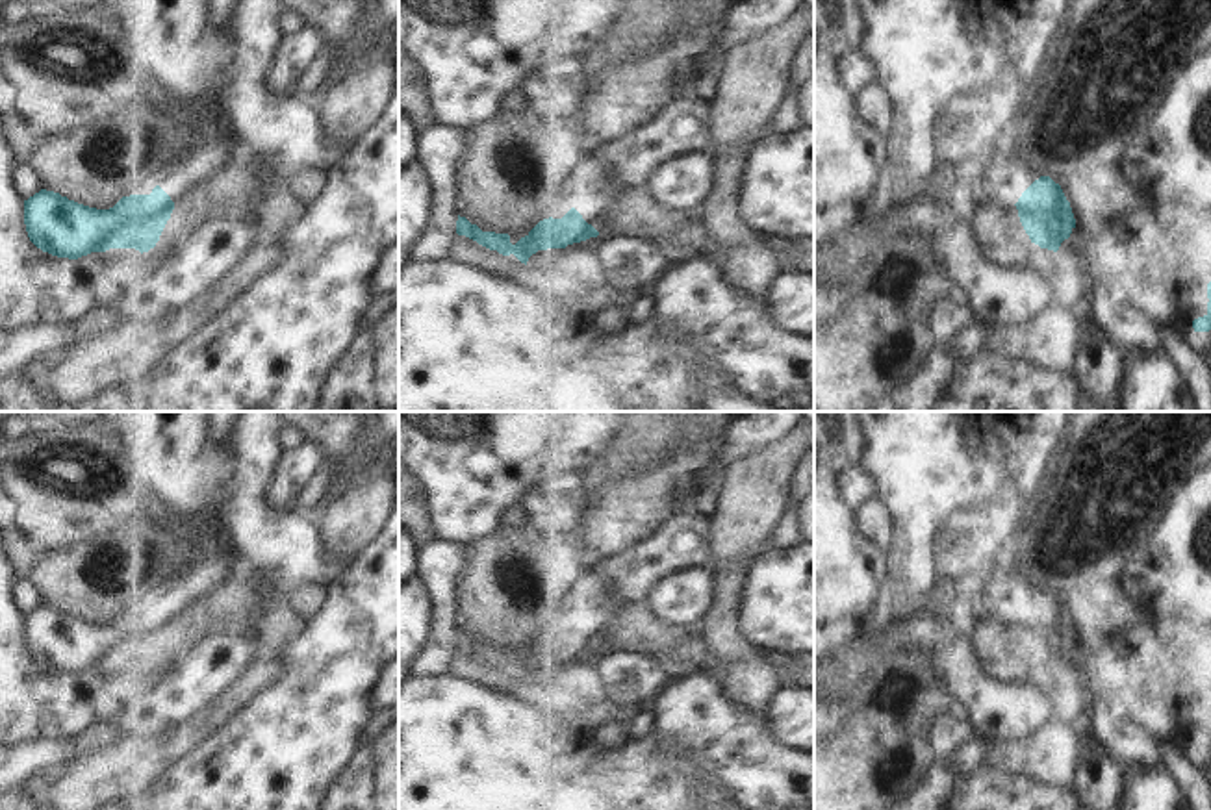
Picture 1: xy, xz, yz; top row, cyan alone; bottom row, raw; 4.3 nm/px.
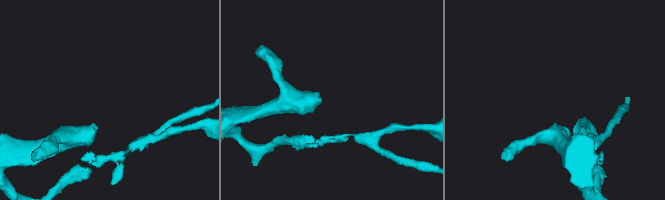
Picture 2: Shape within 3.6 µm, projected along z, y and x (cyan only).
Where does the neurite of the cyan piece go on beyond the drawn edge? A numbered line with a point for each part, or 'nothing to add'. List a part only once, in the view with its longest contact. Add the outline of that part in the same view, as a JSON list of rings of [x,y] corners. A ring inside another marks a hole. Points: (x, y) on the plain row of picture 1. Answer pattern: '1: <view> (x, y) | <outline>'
1: xz (596, 599) | [[[592,569],[575,588],[569,606],[573,623],[599,647],[599,638],[610,619],[621,608],[631,608],[631,602],[618,591],[610,576]]]

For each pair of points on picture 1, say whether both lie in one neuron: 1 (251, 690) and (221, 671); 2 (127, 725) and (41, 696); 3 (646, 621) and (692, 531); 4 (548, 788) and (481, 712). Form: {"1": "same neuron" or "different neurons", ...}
{"1": "different neurons", "2": "different neurons", "3": "same neuron", "4": "same neuron"}

